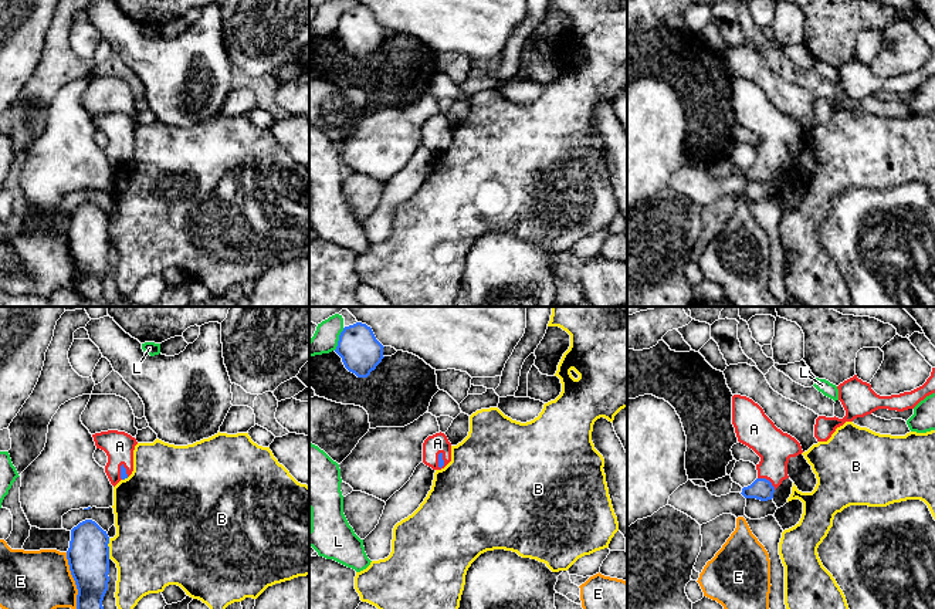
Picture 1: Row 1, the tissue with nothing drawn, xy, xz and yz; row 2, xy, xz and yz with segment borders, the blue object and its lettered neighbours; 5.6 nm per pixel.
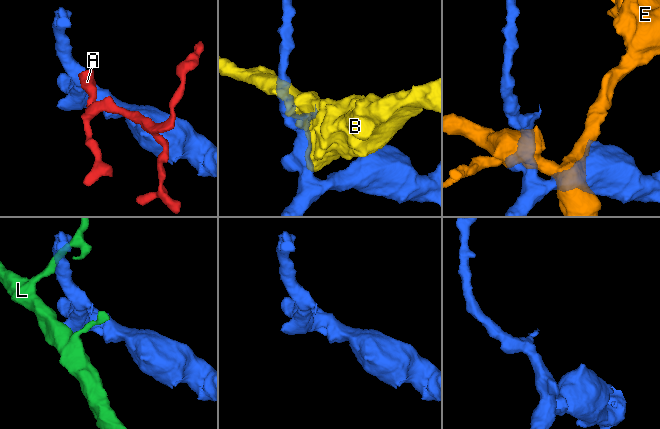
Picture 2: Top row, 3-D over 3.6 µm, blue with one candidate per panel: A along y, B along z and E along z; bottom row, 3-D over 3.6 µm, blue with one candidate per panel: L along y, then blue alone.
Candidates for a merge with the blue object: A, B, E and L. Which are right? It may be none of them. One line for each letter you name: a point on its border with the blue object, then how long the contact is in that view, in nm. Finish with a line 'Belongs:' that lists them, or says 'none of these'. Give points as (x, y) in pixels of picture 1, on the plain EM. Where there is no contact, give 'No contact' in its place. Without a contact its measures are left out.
A: Touches blue at yz (768, 162). Shared border 120 nm
Belongs: A

